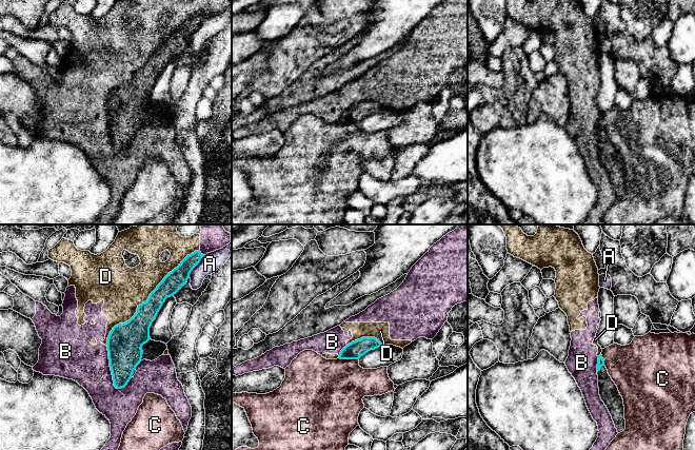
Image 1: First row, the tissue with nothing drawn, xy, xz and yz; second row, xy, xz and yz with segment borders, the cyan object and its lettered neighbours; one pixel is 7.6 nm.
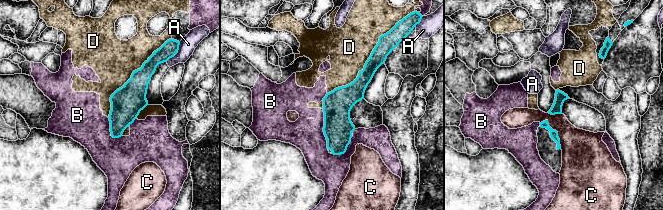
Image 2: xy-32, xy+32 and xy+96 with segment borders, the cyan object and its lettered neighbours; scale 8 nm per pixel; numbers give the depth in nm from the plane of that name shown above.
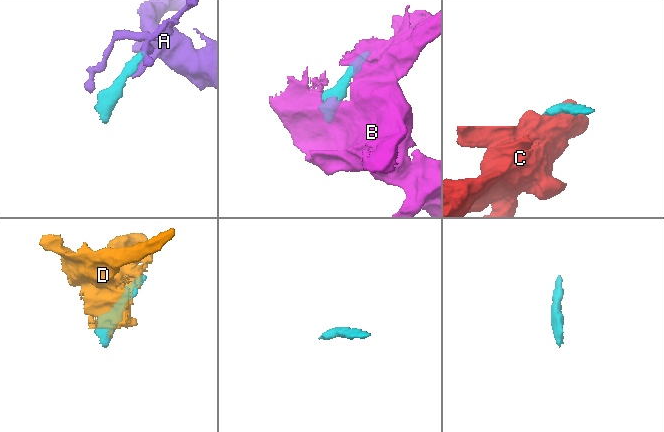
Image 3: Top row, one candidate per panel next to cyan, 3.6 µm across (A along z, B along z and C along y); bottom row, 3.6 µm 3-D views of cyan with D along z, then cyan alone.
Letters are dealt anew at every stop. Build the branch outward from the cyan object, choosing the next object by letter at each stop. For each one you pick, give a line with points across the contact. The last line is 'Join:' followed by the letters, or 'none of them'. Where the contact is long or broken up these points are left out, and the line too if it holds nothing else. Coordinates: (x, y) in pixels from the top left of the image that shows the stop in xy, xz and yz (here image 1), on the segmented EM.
Join: none of them

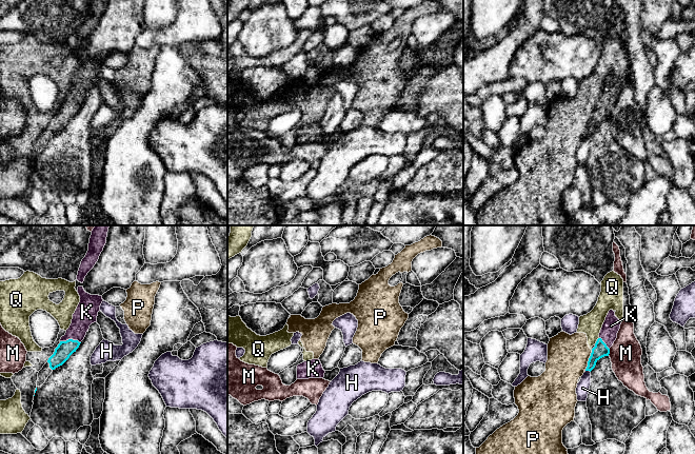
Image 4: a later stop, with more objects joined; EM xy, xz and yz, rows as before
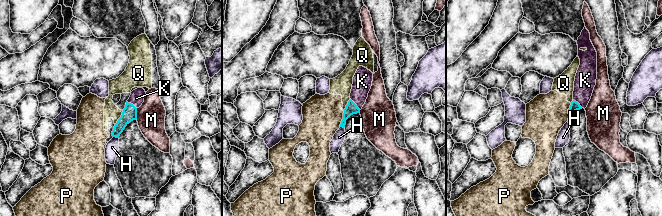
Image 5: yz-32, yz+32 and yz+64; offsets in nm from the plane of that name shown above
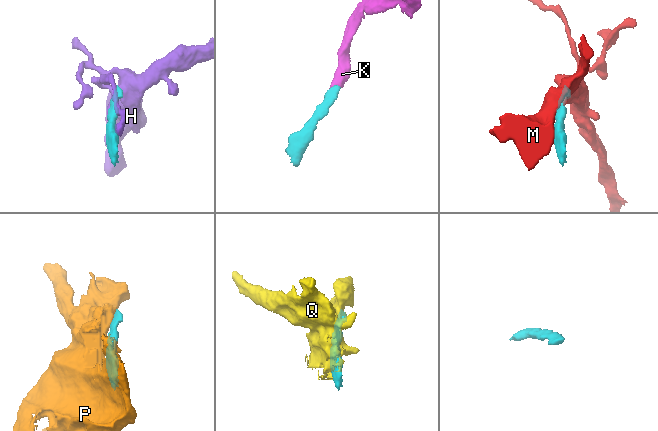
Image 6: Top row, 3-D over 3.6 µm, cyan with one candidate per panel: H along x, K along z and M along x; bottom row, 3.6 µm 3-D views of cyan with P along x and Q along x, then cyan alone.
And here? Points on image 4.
K: runs through xy (65, 349), (71, 339), (86, 312)
Join: K

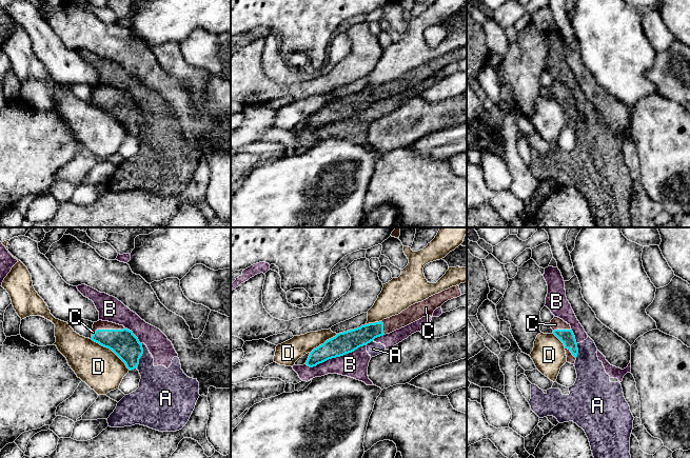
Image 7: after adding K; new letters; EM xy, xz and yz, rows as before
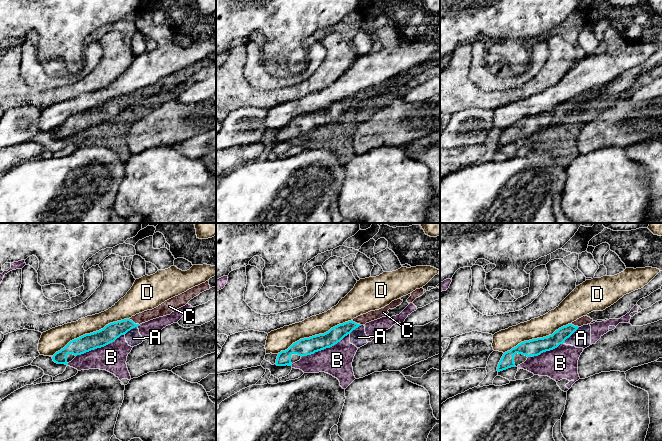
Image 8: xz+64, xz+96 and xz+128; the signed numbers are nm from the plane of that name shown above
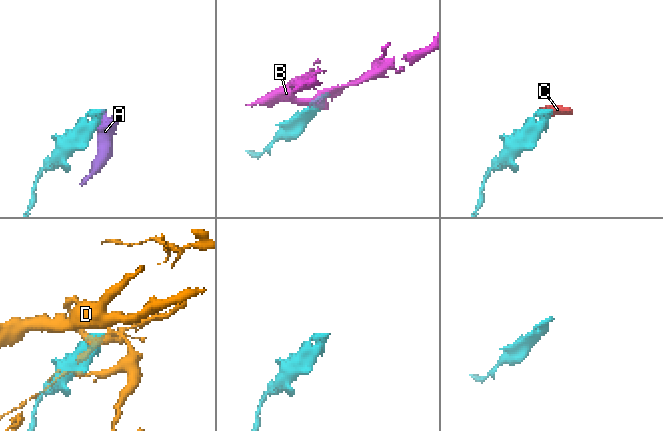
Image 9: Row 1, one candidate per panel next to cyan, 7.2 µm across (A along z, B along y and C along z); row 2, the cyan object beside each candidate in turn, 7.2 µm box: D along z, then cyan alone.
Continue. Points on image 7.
Join: C

